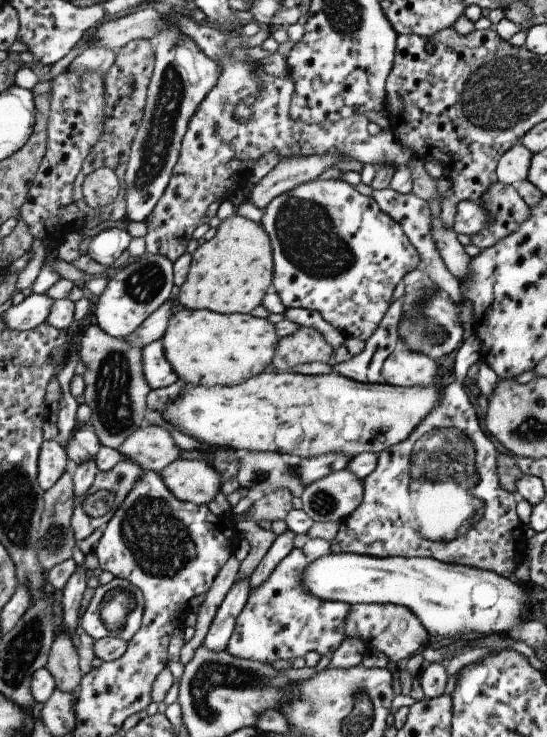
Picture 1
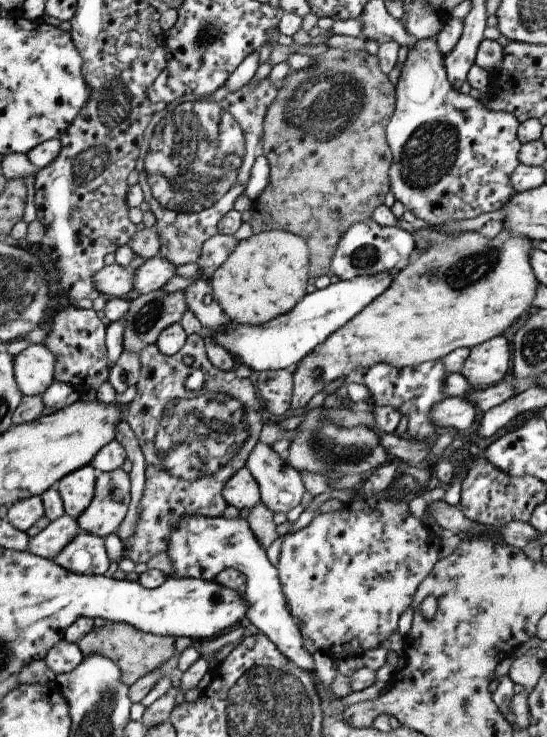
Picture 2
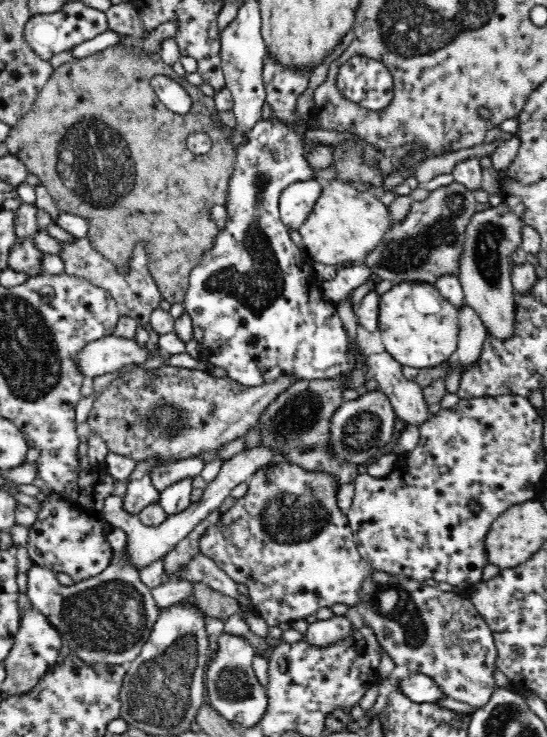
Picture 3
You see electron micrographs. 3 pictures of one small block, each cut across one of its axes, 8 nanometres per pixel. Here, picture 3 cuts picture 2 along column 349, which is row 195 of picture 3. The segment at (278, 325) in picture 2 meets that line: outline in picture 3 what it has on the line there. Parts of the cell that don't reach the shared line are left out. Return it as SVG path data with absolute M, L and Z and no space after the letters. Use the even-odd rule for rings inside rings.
M319 179L293 182L279 196L281 222L290 229L298 230L308 219L316 200L322 194L323 182Z

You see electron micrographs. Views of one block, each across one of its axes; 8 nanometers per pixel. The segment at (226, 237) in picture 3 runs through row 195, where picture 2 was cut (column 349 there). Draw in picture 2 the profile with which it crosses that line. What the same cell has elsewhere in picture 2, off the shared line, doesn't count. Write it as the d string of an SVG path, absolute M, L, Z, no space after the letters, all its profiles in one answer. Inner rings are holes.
M371 218L353 224L340 237L330 271L338 276L340 281L352 280L358 276L374 276L386 272L390 276L398 274L416 253L413 234L400 226L380 226Z

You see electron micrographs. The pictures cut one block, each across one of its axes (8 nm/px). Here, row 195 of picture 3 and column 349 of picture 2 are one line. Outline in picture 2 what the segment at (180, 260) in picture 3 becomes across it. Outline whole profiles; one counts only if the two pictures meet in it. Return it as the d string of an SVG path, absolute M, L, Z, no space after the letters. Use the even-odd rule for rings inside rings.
M329 48L329 50L315 56L315 58L316 62L310 68L292 72L284 80L281 80L278 96L274 98L274 102L268 107L268 112L266 112L266 116L264 117L263 155L269 162L270 184L264 188L264 192L260 194L260 198L256 198L253 201L251 208L252 217L249 223L253 234L260 234L261 232L274 230L275 228L282 230L282 222L286 222L286 226L294 226L296 224L296 216L300 214L300 228L302 230L292 234L300 236L308 234L308 238L305 241L309 250L309 275L317 279L319 276L327 274L330 270L336 246L338 246L340 237L344 232L353 224L370 219L376 207L384 205L384 198L390 192L388 169L392 166L392 154L387 143L387 138L385 137L385 130L395 111L396 87L390 82L388 75L382 72L378 55L370 55L368 51L351 50L350 52L344 52L342 49Z

